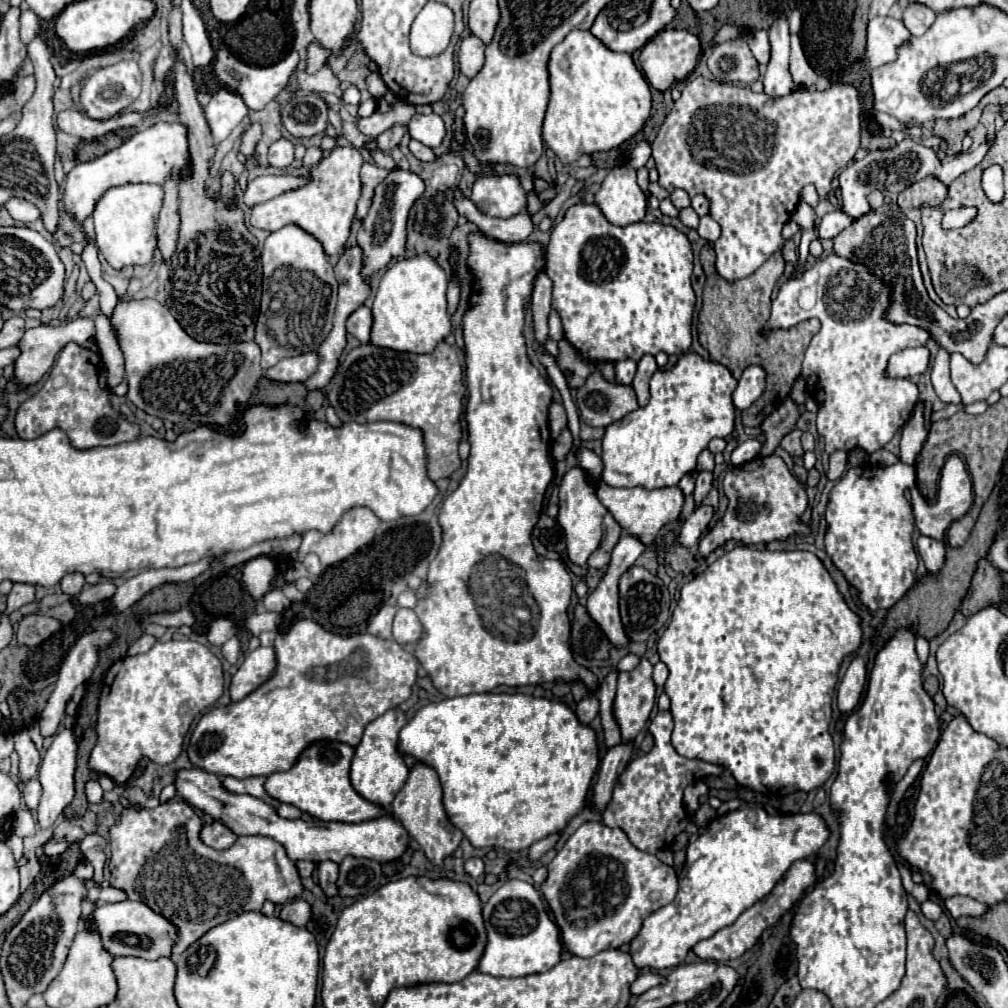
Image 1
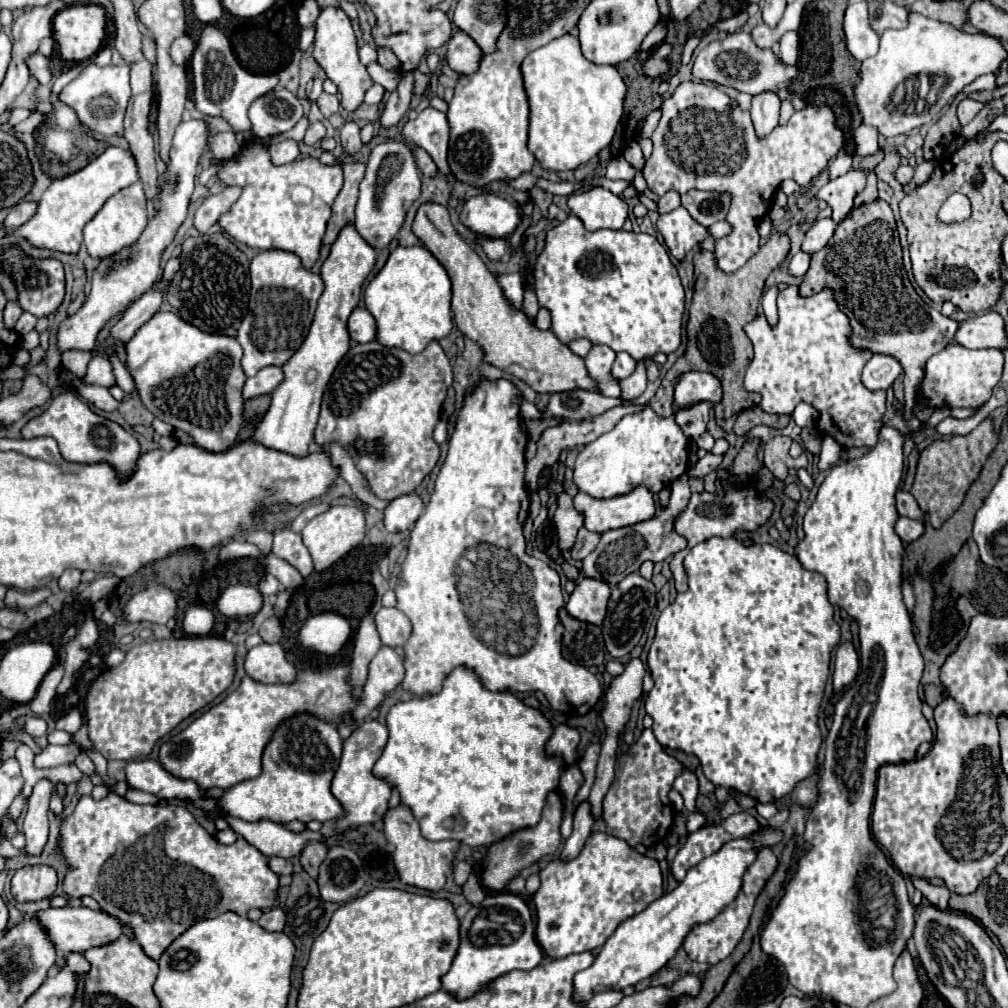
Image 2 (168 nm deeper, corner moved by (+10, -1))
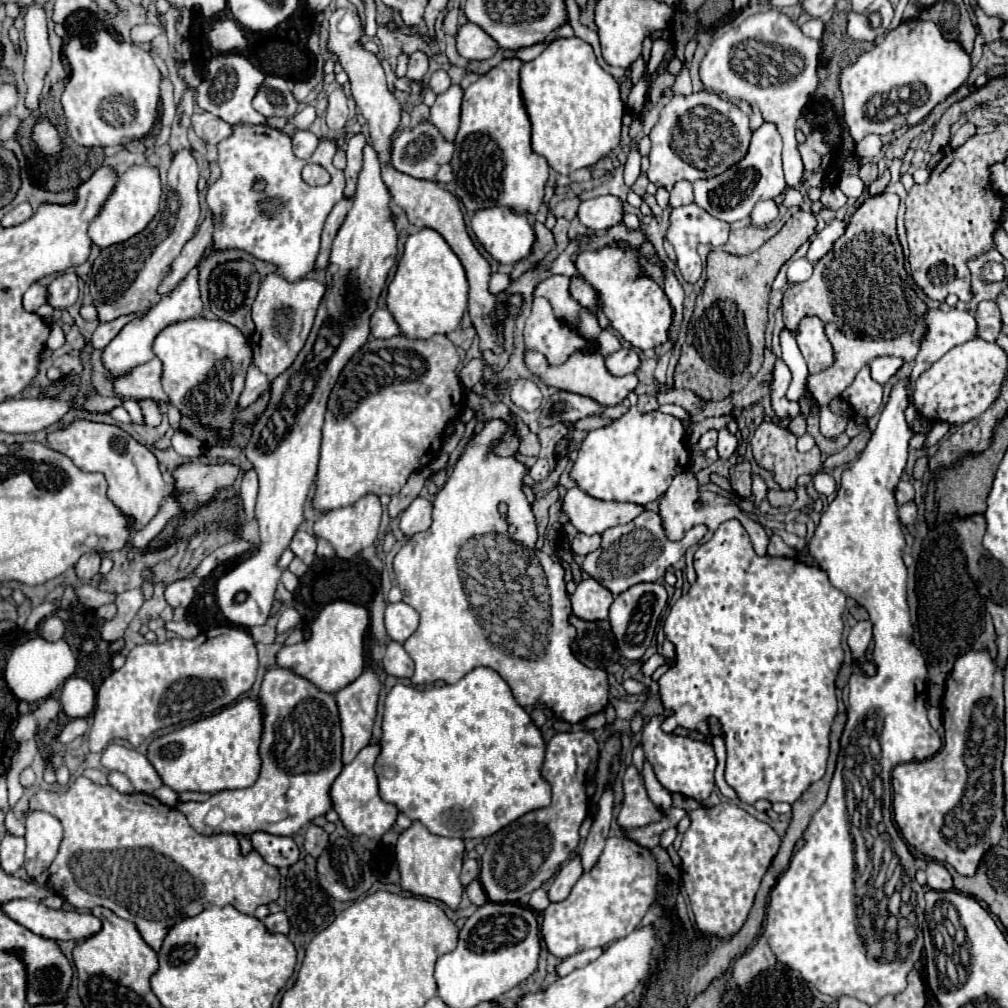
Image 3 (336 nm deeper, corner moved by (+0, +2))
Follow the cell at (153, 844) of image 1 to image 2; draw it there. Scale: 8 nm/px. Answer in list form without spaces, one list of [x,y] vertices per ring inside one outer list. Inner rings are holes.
[[[108,793],[102,801],[94,801],[90,795],[82,795],[72,815],[60,819],[58,837],[60,855],[68,867],[62,889],[72,899],[92,897],[100,909],[130,929],[148,957],[160,959],[164,949],[184,933],[192,923],[208,917],[216,917],[226,911],[234,911],[242,917],[252,907],[268,909],[276,901],[278,875],[268,867],[268,857],[262,855],[244,837],[238,837],[234,845],[218,843],[182,803],[160,805],[136,805]]]

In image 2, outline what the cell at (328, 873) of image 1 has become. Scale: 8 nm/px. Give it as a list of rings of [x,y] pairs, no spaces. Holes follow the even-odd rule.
[[[310,841],[310,843],[304,847],[304,851],[300,853],[300,863],[302,863],[304,871],[306,871],[312,879],[316,879],[318,867],[320,867],[320,863],[324,861],[326,853],[328,853],[328,847],[326,847],[324,843],[320,843],[320,841]]]

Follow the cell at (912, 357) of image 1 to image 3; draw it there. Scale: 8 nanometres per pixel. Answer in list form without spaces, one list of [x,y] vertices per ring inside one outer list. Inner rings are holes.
[[[882,356],[882,358],[874,358],[870,362],[870,368],[872,368],[872,378],[878,382],[878,384],[886,384],[900,368],[902,368],[904,360],[902,358],[896,358],[896,356]]]

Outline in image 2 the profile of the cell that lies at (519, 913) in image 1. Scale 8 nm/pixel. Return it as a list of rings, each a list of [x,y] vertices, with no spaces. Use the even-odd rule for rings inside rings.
[[[490,893],[480,905],[470,907],[460,921],[460,947],[450,971],[442,975],[442,989],[458,1001],[470,999],[490,981],[514,969],[534,969],[540,961],[542,949],[536,941],[532,913],[526,901],[512,893]]]

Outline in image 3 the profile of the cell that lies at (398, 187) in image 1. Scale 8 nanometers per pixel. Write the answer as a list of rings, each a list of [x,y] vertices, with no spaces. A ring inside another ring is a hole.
[[[422,122],[418,126],[414,126],[412,130],[404,130],[400,132],[394,142],[392,142],[392,150],[390,150],[390,166],[402,174],[408,174],[412,178],[418,180],[434,180],[438,168],[446,162],[452,160],[452,152],[454,152],[454,144],[446,142],[442,138],[442,134],[428,122]]]

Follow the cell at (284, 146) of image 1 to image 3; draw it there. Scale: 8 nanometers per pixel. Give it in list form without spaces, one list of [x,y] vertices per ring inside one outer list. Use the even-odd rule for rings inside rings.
[[[302,130],[302,132],[296,132],[296,136],[292,138],[292,150],[294,150],[294,156],[298,158],[310,158],[314,154],[318,146],[318,138],[308,132],[308,130]]]

